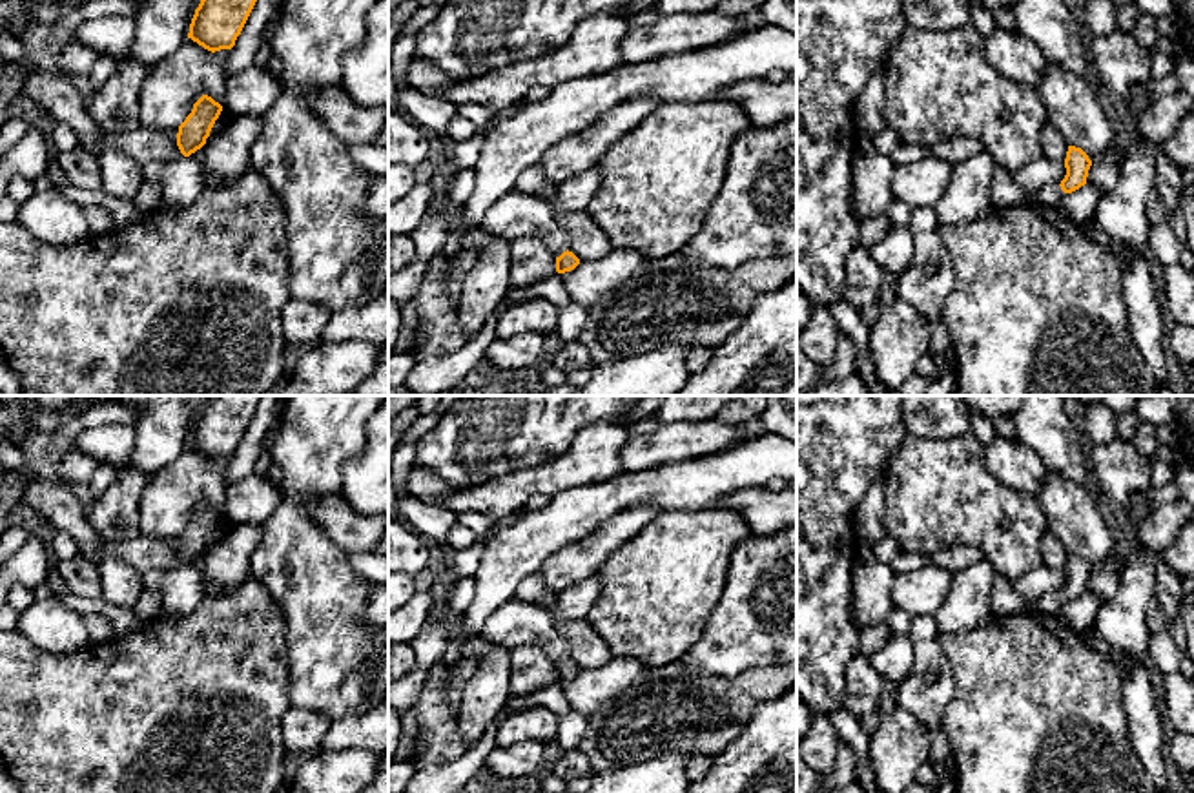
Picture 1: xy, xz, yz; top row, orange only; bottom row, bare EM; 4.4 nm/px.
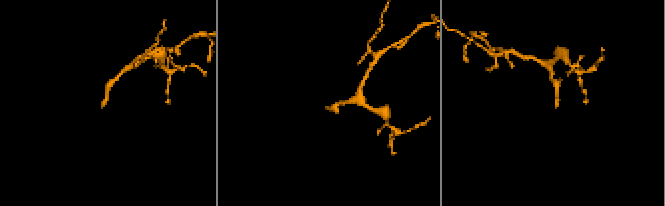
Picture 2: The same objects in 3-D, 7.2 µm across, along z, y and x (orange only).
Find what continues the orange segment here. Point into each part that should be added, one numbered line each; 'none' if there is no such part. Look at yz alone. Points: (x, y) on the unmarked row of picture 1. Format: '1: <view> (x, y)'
1: yz (1052, 604)

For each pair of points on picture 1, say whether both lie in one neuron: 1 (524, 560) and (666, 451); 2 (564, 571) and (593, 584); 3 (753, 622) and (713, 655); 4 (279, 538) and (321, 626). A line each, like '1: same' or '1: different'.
1: different
2: different
3: same
4: same

